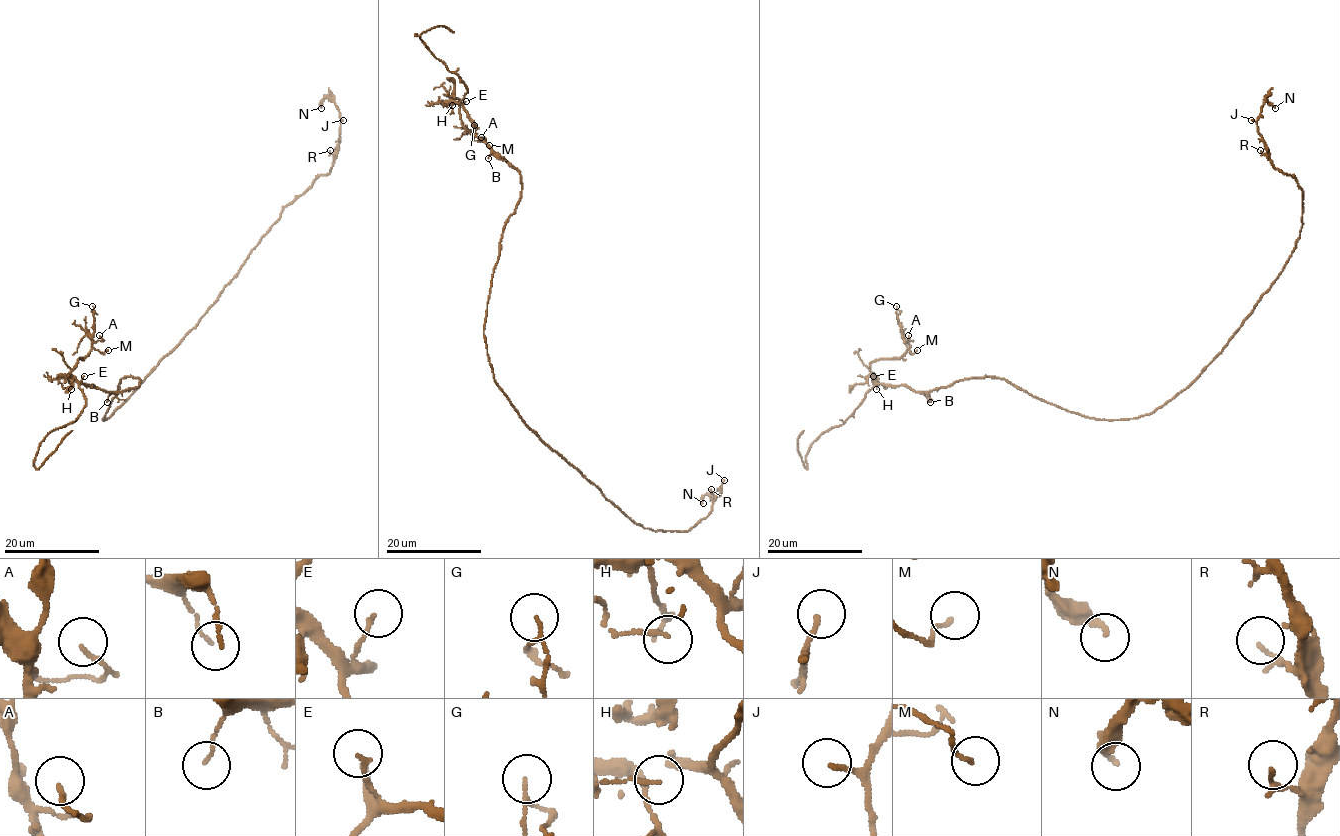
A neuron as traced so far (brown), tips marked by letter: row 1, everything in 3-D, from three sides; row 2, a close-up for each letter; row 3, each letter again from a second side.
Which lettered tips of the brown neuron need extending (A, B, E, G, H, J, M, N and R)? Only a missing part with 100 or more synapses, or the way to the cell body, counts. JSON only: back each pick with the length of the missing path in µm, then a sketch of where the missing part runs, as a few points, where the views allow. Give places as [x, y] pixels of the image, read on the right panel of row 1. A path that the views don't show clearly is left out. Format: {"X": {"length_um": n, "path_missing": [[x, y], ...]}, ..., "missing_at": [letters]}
{"missing_at": []}

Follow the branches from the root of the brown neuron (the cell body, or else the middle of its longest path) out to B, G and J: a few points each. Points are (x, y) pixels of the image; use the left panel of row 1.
B: (109, 417), (102, 420), (120, 380), (124, 377), (140, 380), (139, 386), (112, 392), (107, 402)
G: (109, 417), (102, 420), (120, 380), (140, 380), (139, 386), (103, 391), (71, 373), (91, 351), (92, 306)
J: (109, 417), (196, 326), (250, 251), (279, 219), (281, 211), (320, 175), (330, 172), (343, 120)

